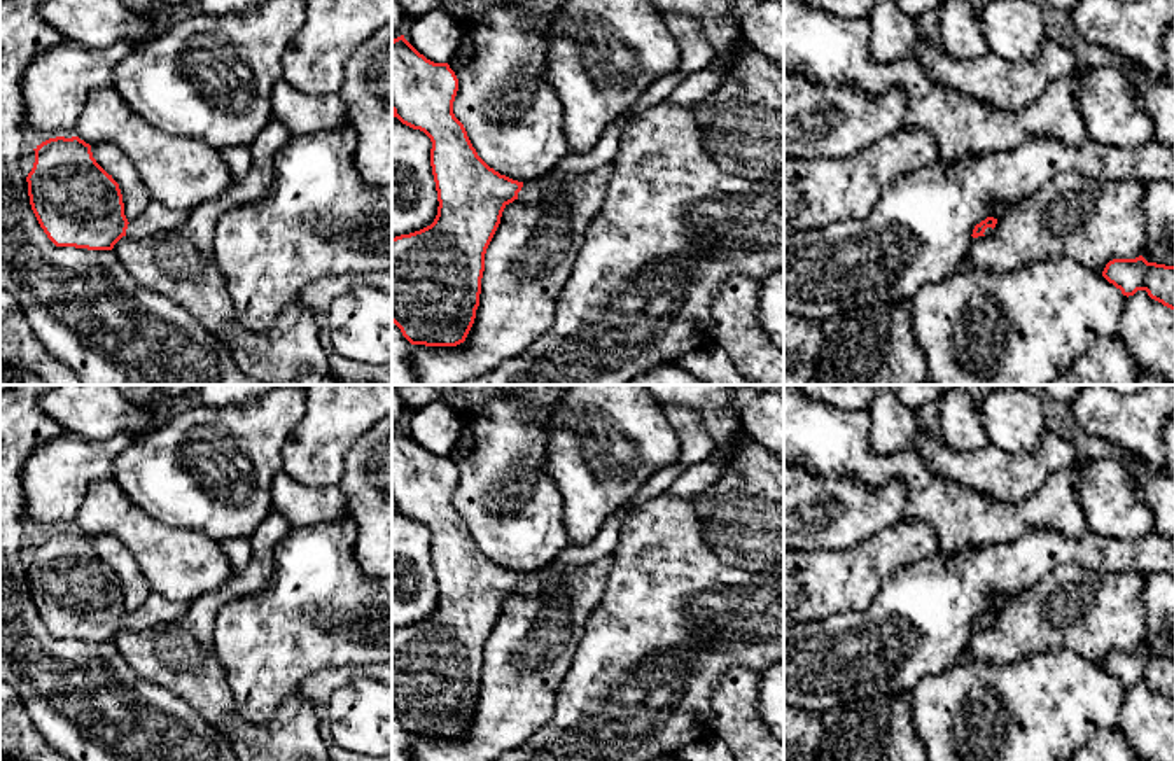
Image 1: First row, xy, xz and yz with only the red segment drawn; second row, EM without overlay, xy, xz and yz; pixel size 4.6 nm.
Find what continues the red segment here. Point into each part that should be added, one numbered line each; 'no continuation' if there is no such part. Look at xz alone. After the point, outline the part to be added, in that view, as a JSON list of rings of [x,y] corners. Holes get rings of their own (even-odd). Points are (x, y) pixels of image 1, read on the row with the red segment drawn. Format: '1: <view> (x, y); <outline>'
1: xz (534, 191); [[[544,178],[528,180],[523,184],[521,191],[518,192],[518,199],[521,203],[544,203],[551,198],[548,192],[548,184]]]

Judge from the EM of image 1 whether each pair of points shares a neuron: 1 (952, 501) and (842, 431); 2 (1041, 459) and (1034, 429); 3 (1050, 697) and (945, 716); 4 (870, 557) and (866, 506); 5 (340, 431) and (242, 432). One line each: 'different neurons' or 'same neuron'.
1: same neuron
2: different neurons
3: same neuron
4: different neurons
5: different neurons

